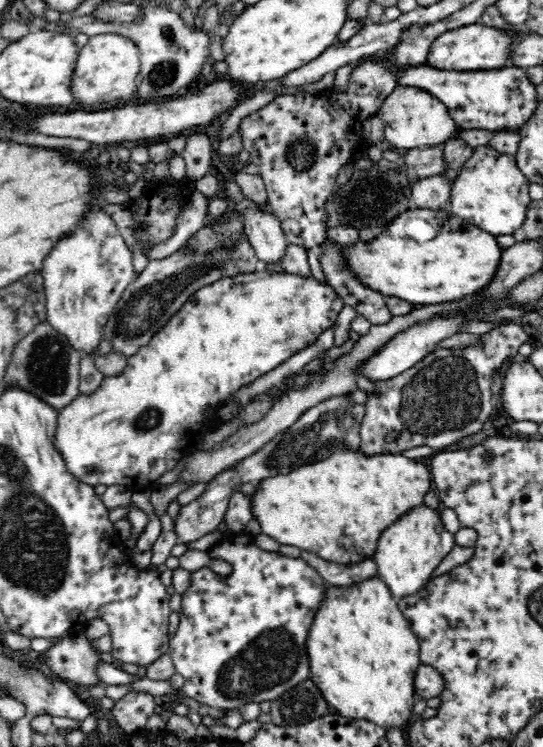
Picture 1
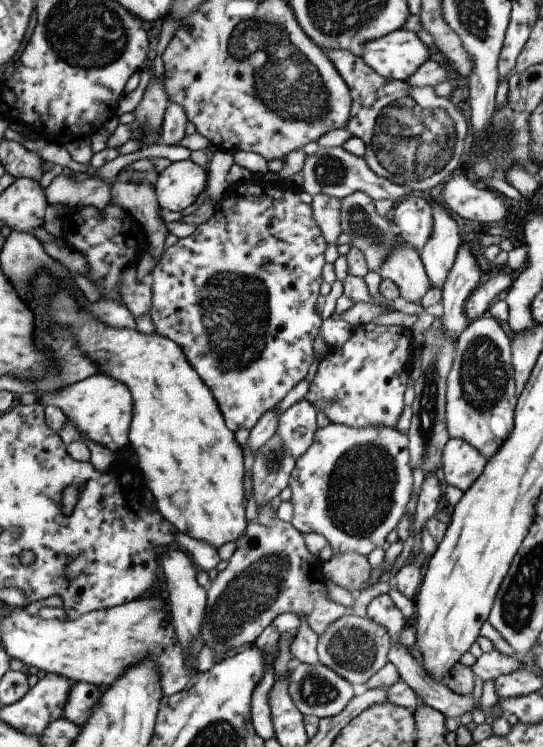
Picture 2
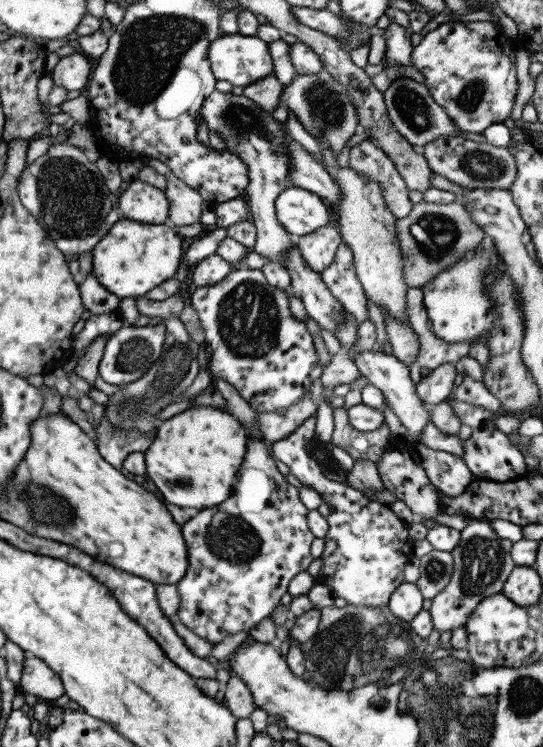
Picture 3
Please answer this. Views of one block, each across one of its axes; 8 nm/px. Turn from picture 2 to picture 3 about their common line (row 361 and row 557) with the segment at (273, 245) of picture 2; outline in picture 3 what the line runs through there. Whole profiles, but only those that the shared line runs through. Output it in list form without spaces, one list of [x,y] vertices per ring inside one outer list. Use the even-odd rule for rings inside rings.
[[[247,438],[243,462],[237,472],[233,492],[217,506],[201,510],[183,523],[181,534],[187,546],[187,571],[177,581],[179,605],[177,619],[195,636],[211,645],[218,644],[227,635],[248,632],[261,620],[270,618],[273,609],[280,605],[280,598],[287,591],[289,580],[306,571],[312,560],[309,544],[314,536],[306,523],[307,507],[301,503],[295,486],[284,479],[269,456],[263,441]]]

